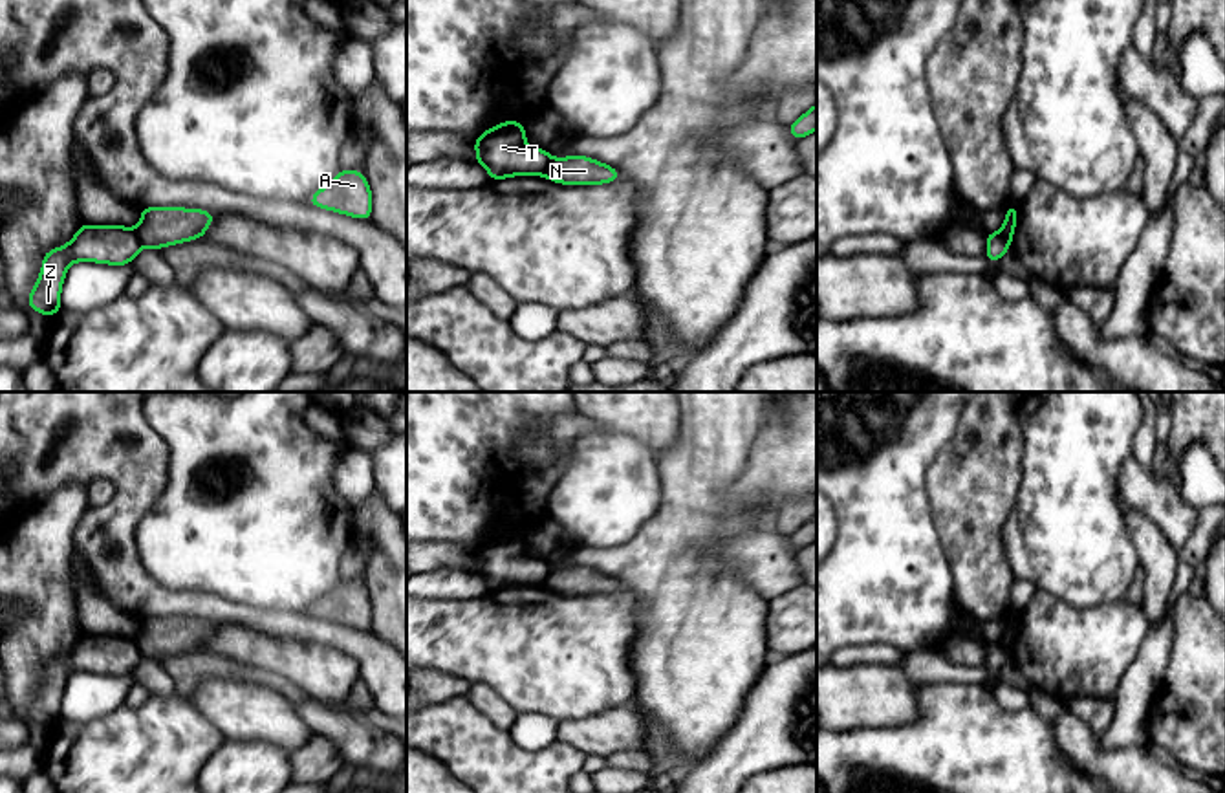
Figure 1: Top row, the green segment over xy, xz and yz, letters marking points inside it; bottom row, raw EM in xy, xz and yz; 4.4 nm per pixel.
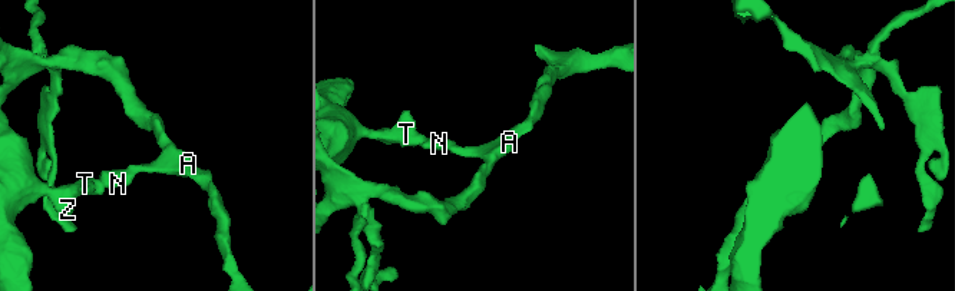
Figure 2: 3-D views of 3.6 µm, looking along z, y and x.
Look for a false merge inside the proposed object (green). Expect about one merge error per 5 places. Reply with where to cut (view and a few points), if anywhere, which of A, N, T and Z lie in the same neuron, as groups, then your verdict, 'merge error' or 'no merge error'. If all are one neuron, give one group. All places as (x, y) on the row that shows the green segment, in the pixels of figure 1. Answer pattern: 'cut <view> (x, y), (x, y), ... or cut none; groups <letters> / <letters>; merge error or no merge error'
cut xy (132, 229), (141, 246); groups A N / T Z; merge error

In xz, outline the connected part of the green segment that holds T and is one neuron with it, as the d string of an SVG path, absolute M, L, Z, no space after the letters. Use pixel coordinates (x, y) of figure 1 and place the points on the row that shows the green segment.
M504 121L485 130L476 141L476 163L487 172L491 181L511 176L544 176L551 163L551 154L538 147L526 145L526 125Z

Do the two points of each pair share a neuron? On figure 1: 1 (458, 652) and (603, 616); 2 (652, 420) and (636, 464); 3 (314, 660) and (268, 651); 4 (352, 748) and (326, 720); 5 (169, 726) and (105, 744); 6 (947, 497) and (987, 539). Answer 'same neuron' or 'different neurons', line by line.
1: same neuron
2: different neurons
3: same neuron
4: same neuron
5: same neuron
6: same neuron

